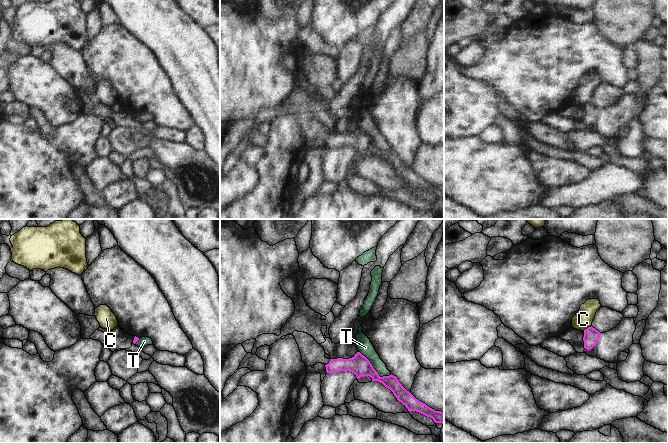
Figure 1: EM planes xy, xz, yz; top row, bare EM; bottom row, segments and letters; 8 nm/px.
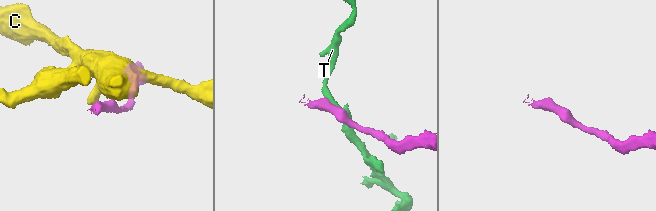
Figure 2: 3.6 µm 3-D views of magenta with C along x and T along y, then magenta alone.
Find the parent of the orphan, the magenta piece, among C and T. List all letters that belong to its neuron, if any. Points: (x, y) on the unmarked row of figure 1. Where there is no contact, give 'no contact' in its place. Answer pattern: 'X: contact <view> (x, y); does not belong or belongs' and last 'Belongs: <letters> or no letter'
C: contact yz (588, 103); does not belong
T: contact xz (374, 145); does not belong
Belongs: no letter

